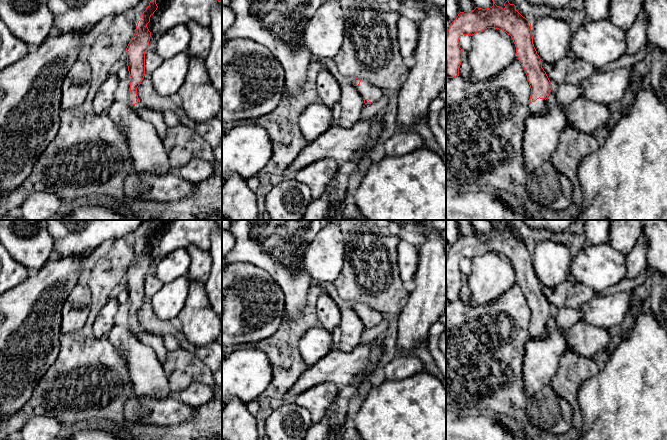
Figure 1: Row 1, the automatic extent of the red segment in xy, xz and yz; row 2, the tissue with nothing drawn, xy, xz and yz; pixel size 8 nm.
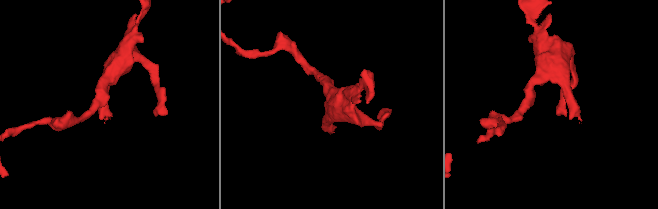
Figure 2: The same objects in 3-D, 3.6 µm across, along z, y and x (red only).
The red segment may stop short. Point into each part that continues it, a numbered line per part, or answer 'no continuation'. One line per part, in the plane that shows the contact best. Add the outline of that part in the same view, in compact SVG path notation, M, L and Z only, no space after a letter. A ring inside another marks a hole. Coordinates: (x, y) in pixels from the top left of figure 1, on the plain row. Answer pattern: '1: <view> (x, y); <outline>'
1: yz (539, 331); M537 323L535 326L529 328L531 339L543 339L547 337L547 326L545 323Z

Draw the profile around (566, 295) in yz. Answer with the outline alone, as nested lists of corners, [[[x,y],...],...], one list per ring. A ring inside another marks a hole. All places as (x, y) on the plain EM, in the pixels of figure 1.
[[[567,281],[551,289],[542,285],[542,292],[546,296],[552,310],[560,308],[579,309],[590,301],[597,293],[582,283]]]

